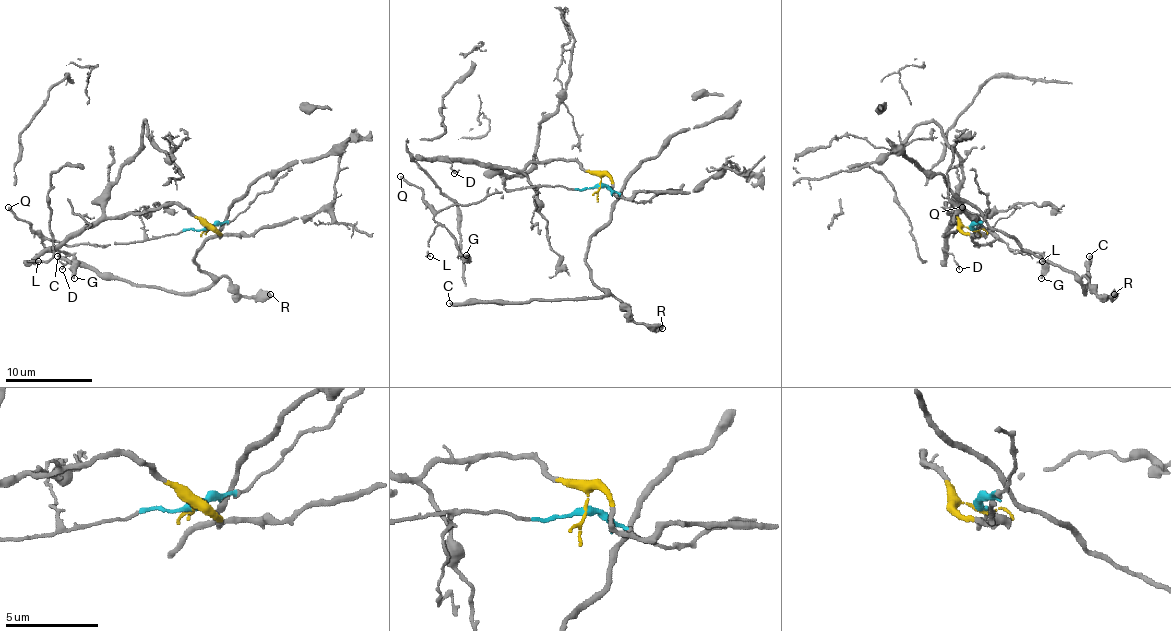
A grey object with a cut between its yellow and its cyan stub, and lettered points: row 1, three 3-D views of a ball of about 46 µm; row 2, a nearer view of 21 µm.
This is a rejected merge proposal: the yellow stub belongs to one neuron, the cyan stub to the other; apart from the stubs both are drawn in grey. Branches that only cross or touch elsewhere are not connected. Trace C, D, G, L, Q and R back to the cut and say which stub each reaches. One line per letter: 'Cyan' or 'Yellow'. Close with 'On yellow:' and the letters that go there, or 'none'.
C: Cyan
D: Yellow
G: Cyan
L: Cyan
Q: Cyan
R: Cyan
On yellow: D

